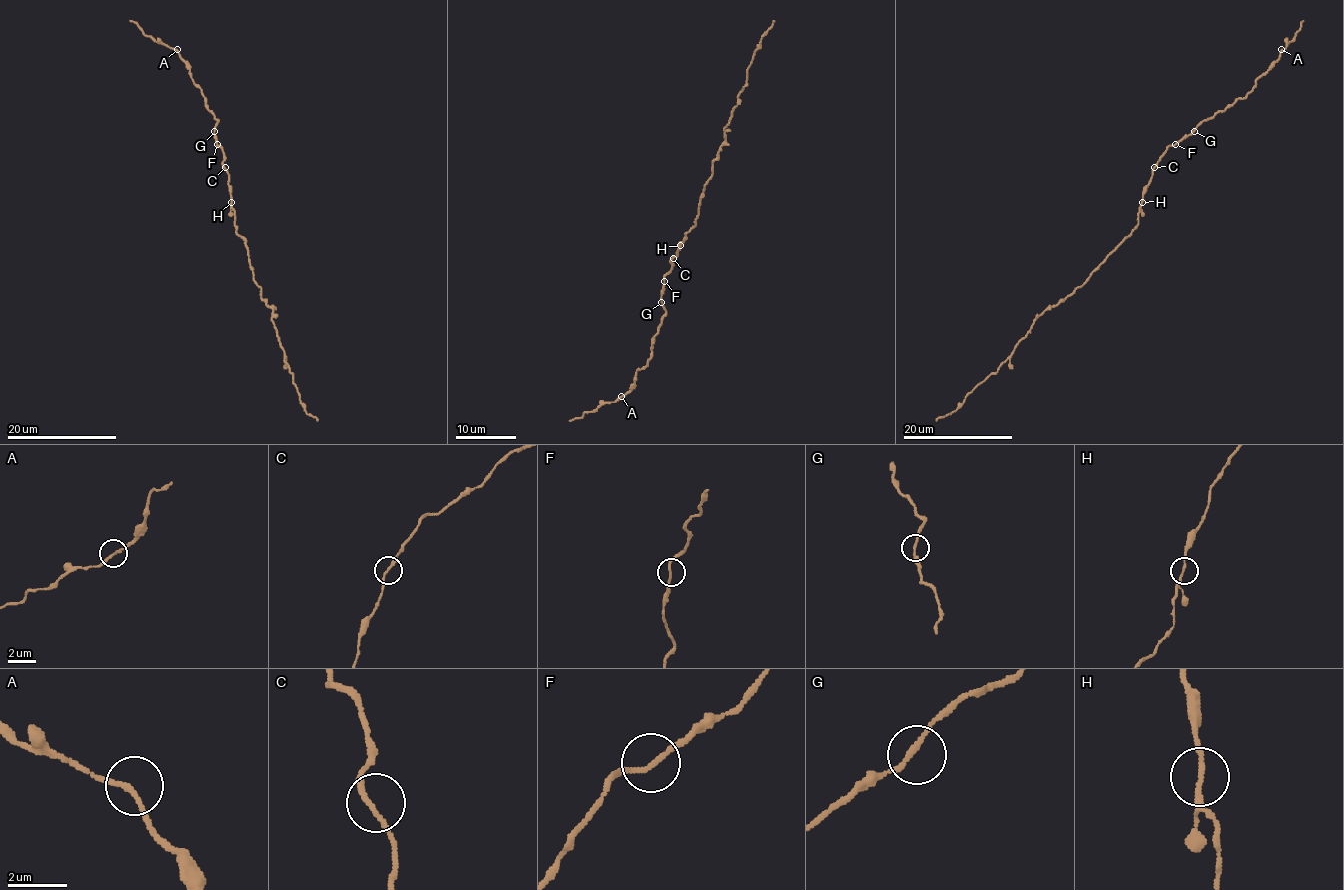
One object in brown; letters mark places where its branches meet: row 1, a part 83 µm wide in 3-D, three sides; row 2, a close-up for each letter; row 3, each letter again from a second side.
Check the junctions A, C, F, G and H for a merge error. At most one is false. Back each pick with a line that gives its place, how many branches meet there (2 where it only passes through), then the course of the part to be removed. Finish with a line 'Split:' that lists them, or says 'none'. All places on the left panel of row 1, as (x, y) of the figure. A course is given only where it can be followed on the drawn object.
Split: none

